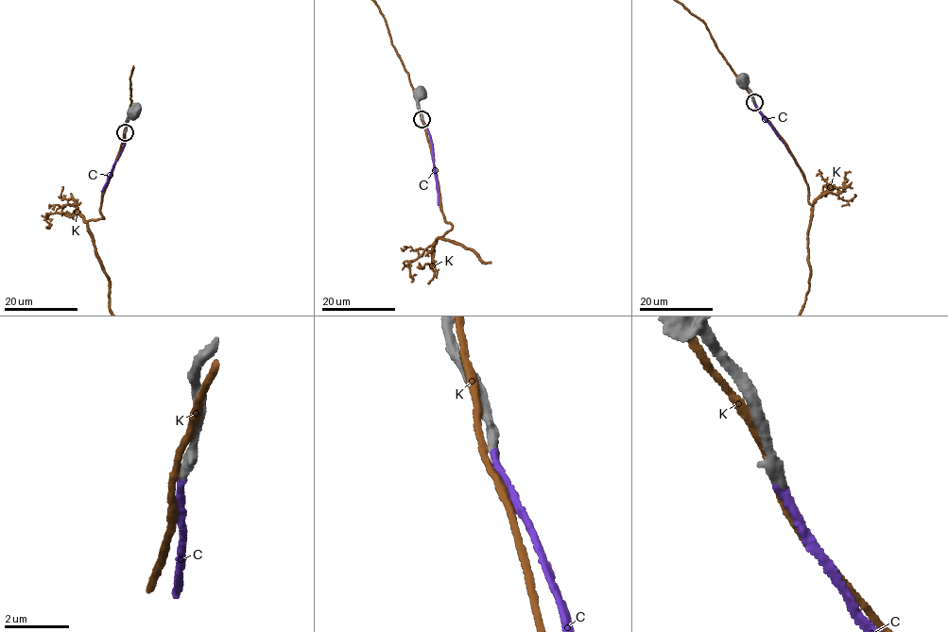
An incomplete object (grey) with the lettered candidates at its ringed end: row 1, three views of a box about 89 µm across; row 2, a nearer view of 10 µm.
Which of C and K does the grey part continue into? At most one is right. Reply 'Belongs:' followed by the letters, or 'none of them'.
Belongs: C

